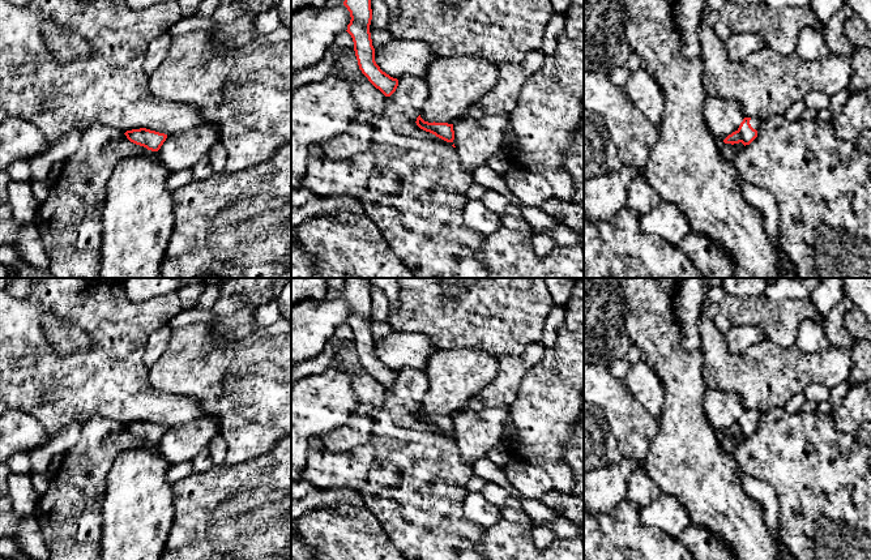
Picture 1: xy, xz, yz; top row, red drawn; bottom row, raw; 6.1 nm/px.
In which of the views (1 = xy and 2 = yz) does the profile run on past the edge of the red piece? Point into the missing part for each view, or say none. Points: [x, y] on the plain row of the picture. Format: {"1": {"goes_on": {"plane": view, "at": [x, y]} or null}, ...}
{"1": {"goes_on": null}, "2": {"goes_on": {"plane": "yz", "at": [755, 414]}}}

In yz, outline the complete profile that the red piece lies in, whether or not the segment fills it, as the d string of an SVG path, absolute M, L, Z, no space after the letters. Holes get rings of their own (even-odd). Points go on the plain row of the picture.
M744 410L739 420L729 427L723 435L731 437L742 435L744 439L750 437L757 429L761 412L763 411L759 410Z

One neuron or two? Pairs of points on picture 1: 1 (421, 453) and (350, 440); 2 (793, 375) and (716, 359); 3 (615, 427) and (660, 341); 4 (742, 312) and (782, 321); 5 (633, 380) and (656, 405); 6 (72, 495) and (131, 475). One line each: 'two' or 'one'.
1: two
2: one
3: two
4: one
5: one
6: two

